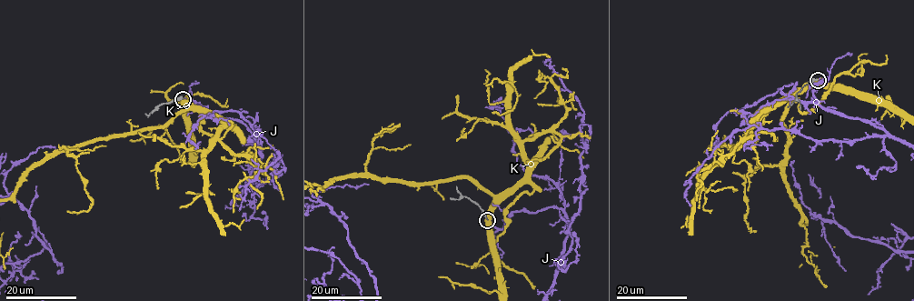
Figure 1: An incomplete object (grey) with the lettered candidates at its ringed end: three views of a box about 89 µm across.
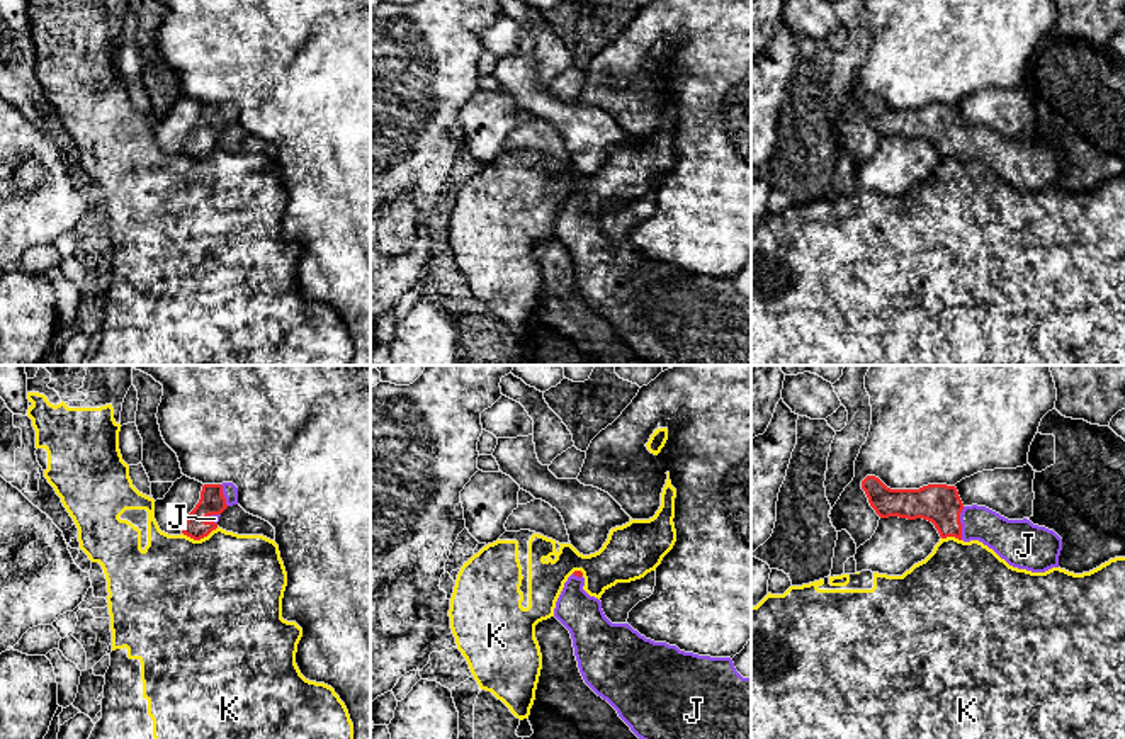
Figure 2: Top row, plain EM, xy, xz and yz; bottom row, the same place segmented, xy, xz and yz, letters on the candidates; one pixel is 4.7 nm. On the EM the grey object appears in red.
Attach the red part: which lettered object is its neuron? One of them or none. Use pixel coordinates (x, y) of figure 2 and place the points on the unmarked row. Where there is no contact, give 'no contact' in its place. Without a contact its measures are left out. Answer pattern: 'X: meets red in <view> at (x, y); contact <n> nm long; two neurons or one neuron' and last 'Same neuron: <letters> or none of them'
J: meets red in yz at (961, 143); contact 160 nm long; one neuron
K: meets red in xy at (199, 158); contact 180 nm long; two neurons
Same neuron: J

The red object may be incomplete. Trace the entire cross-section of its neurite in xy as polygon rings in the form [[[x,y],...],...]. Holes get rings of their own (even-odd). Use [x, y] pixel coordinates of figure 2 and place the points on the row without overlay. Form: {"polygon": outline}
{"polygon": [[[233,102],[204,104],[201,119],[189,133],[182,153],[201,160],[218,148],[221,133],[238,124],[238,107]]]}

